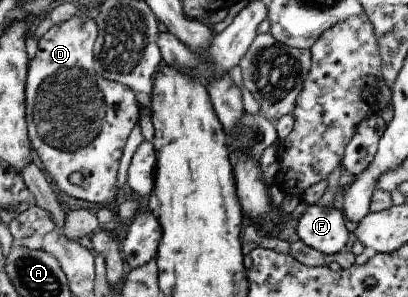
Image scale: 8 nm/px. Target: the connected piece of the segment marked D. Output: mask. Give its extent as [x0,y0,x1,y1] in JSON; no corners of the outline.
[26,17,140,205]

